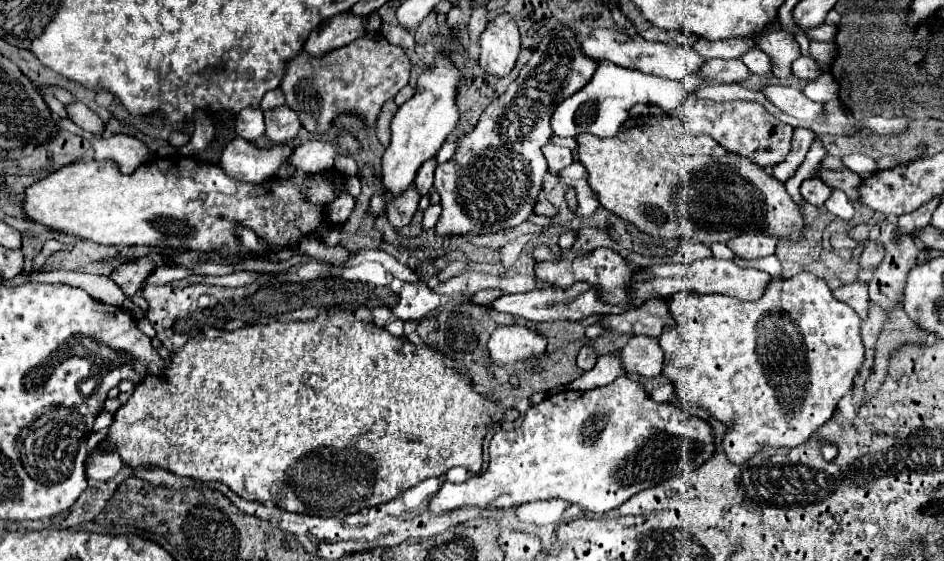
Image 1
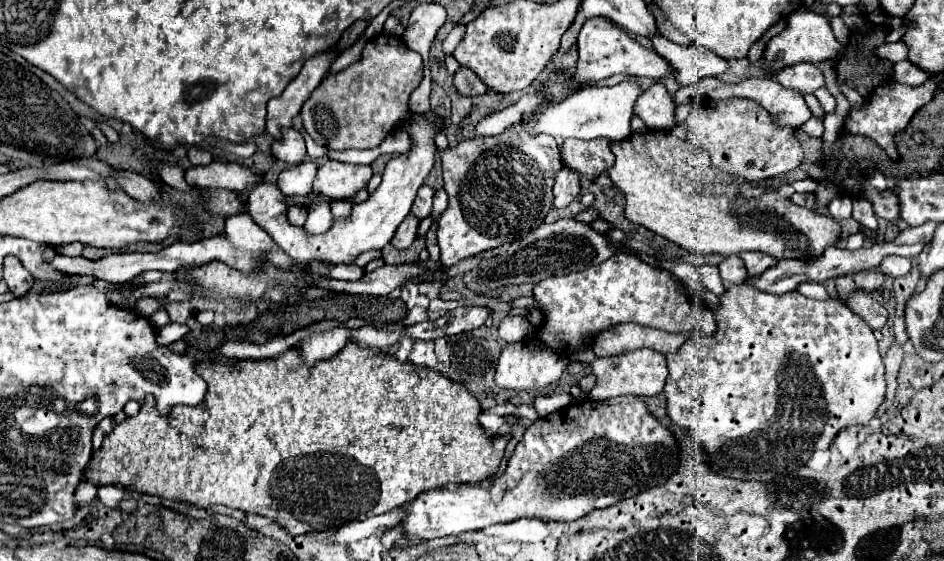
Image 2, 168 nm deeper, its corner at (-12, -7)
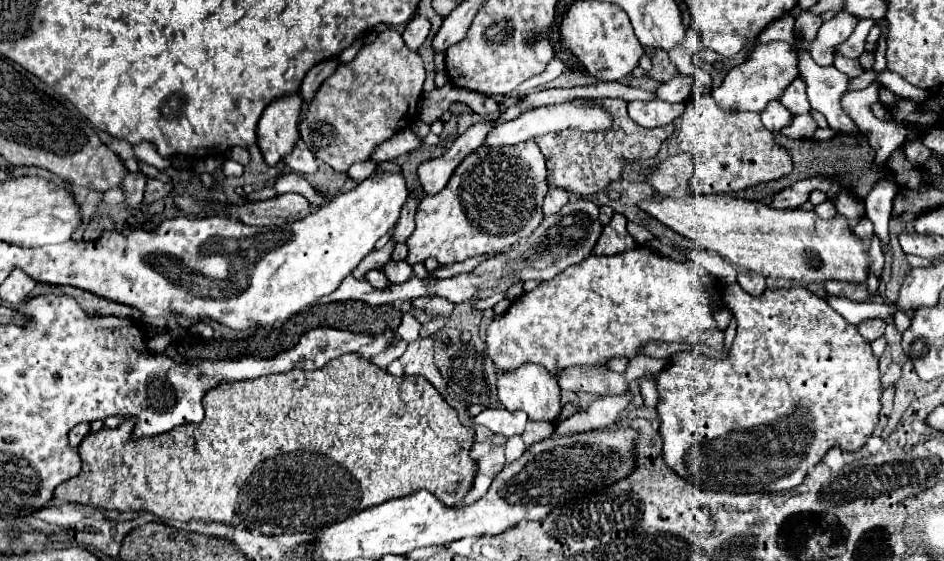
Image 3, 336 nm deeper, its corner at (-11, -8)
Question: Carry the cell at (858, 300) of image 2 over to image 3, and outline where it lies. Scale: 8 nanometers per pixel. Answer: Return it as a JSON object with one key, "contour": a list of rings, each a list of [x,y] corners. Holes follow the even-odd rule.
{"contour":[[[869,319],[869,321],[859,325],[859,333],[871,343],[871,341],[875,341],[877,337],[881,337],[885,333],[885,321],[881,321],[881,319]]]}

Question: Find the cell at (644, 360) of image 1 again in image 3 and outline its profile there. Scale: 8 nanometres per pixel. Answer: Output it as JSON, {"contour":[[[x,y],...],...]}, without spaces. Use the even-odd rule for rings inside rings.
{"contour":[[[643,377],[641,379],[641,395],[643,395],[643,401],[647,407],[655,407],[657,401],[659,401],[659,395],[657,395],[657,389],[655,389],[655,381],[651,381],[649,377]]]}

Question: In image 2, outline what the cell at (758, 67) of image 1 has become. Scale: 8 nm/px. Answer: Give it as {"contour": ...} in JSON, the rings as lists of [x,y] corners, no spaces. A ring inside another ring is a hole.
{"contour":[[[796,64],[792,68],[780,68],[780,72],[774,72],[774,78],[784,88],[792,88],[800,94],[812,94],[818,88],[826,86],[824,74],[816,64]]]}

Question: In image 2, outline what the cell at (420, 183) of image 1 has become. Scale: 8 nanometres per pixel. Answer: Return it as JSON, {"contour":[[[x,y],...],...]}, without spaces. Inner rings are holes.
{"contour":[[[424,184],[424,186],[418,190],[418,196],[416,196],[414,206],[412,206],[412,214],[416,214],[420,220],[426,218],[426,216],[430,216],[434,192],[436,192],[436,190],[434,190],[432,186],[428,186],[428,184]]]}

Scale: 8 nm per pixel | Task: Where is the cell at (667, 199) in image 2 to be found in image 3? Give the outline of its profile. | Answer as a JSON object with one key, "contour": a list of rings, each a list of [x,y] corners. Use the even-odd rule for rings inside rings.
{"contour":[[[679,153],[665,159],[647,175],[647,181],[663,197],[655,201],[641,201],[639,207],[679,235],[693,239],[703,249],[715,251],[733,265],[755,271],[763,277],[793,279],[805,285],[823,283],[829,279],[847,283],[867,281],[869,247],[851,231],[845,217],[821,219],[813,211],[773,209],[765,203],[735,197],[697,197],[689,191],[691,173],[693,165],[689,155]]]}

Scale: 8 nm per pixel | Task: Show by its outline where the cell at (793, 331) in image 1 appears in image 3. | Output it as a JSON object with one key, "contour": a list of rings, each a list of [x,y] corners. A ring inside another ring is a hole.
{"contour":[[[729,283],[723,287],[723,301],[731,309],[731,313],[737,319],[737,337],[731,345],[731,351],[725,359],[715,361],[699,353],[683,351],[669,359],[667,367],[659,373],[657,379],[657,391],[659,391],[659,403],[657,413],[661,419],[659,435],[663,441],[661,457],[667,463],[671,471],[675,471],[685,481],[697,485],[699,489],[709,491],[723,491],[723,493],[763,493],[763,491],[785,491],[793,489],[803,483],[809,467],[817,465],[823,455],[837,447],[843,451],[857,451],[865,445],[865,441],[871,437],[877,421],[879,421],[879,397],[881,397],[881,381],[879,381],[879,369],[877,359],[871,353],[871,345],[857,333],[857,327],[847,323],[835,309],[827,305],[825,299],[815,297],[805,287],[791,287],[791,289],[767,289],[763,297],[751,297],[741,289],[739,283]]]}

